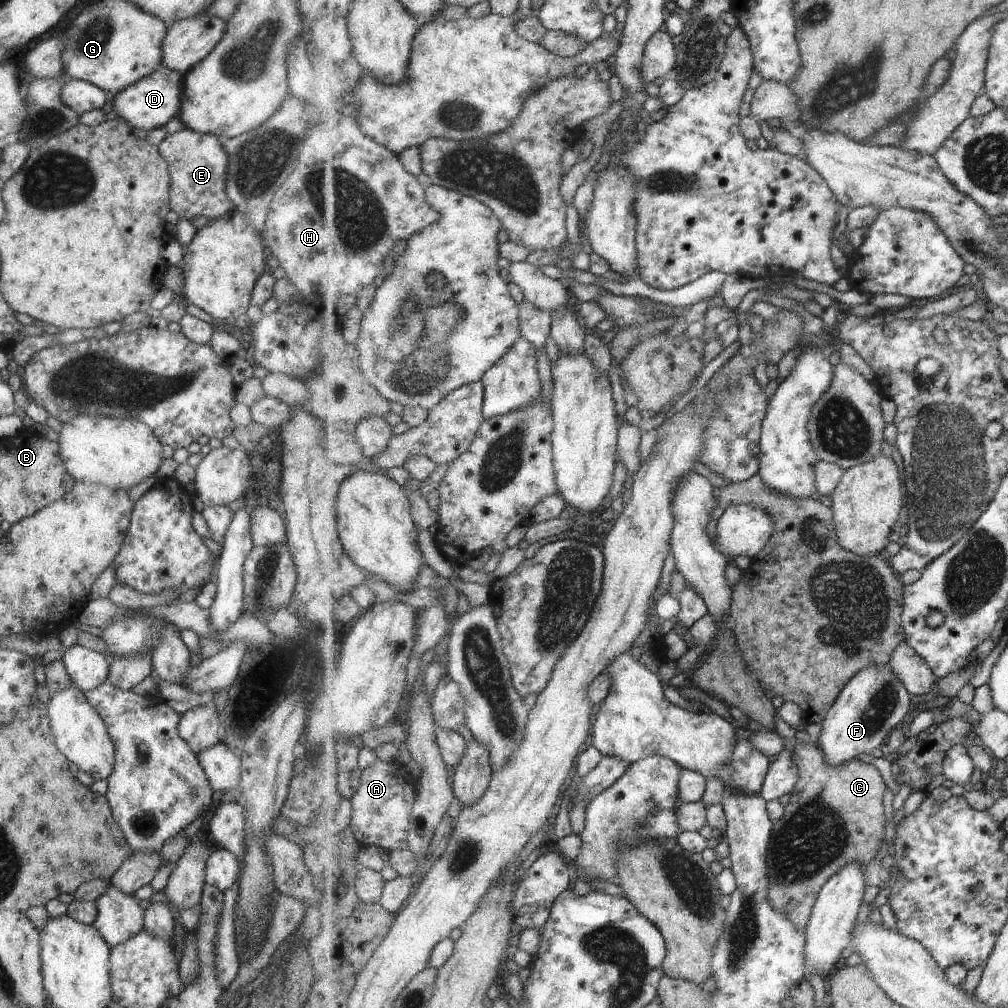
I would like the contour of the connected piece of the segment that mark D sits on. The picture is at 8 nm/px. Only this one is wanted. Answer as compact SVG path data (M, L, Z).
M159 67L155 72L147 74L139 82L129 84L124 91L110 97L108 107L117 112L118 117L123 118L131 128L138 130L152 130L163 127L173 116L179 112L179 104L183 96L184 74L169 70L169 68Z

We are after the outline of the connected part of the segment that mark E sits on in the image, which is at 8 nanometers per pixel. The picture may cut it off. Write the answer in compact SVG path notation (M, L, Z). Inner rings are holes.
M181 128L168 134L157 144L159 156L167 162L169 168L169 209L177 214L179 220L191 221L197 216L204 216L209 221L231 214L235 206L225 195L225 174L227 174L227 152L223 150L221 138L214 135L200 134L191 128Z

